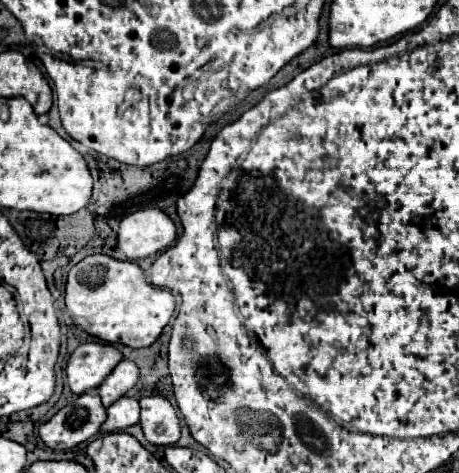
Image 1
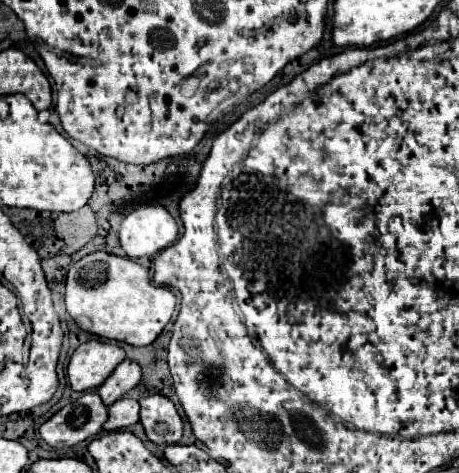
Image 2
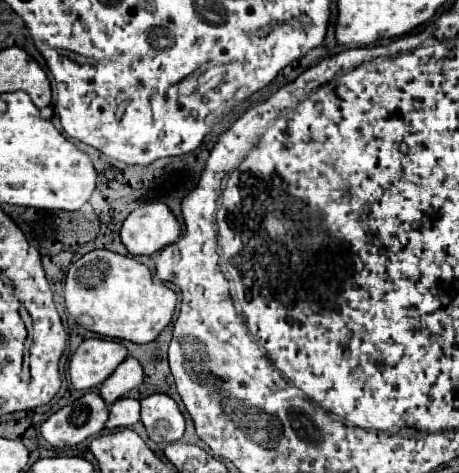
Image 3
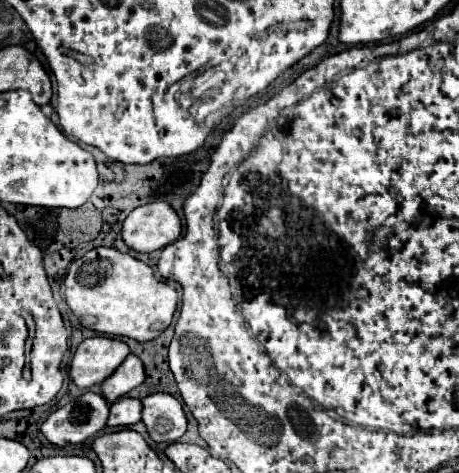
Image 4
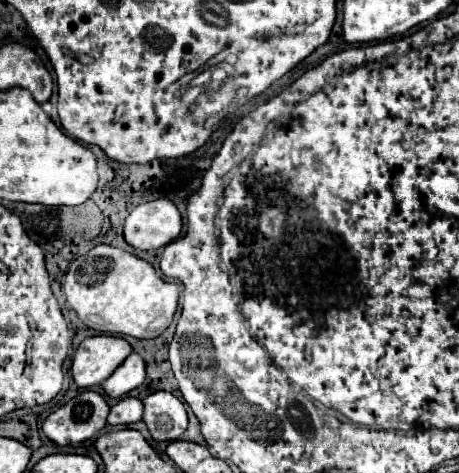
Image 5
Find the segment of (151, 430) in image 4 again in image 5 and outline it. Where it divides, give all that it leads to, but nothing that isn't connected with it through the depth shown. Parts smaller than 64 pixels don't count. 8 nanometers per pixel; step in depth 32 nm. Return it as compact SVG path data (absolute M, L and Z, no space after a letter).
M154 392L144 400L144 422L156 442L174 442L188 426L184 404L170 392Z

